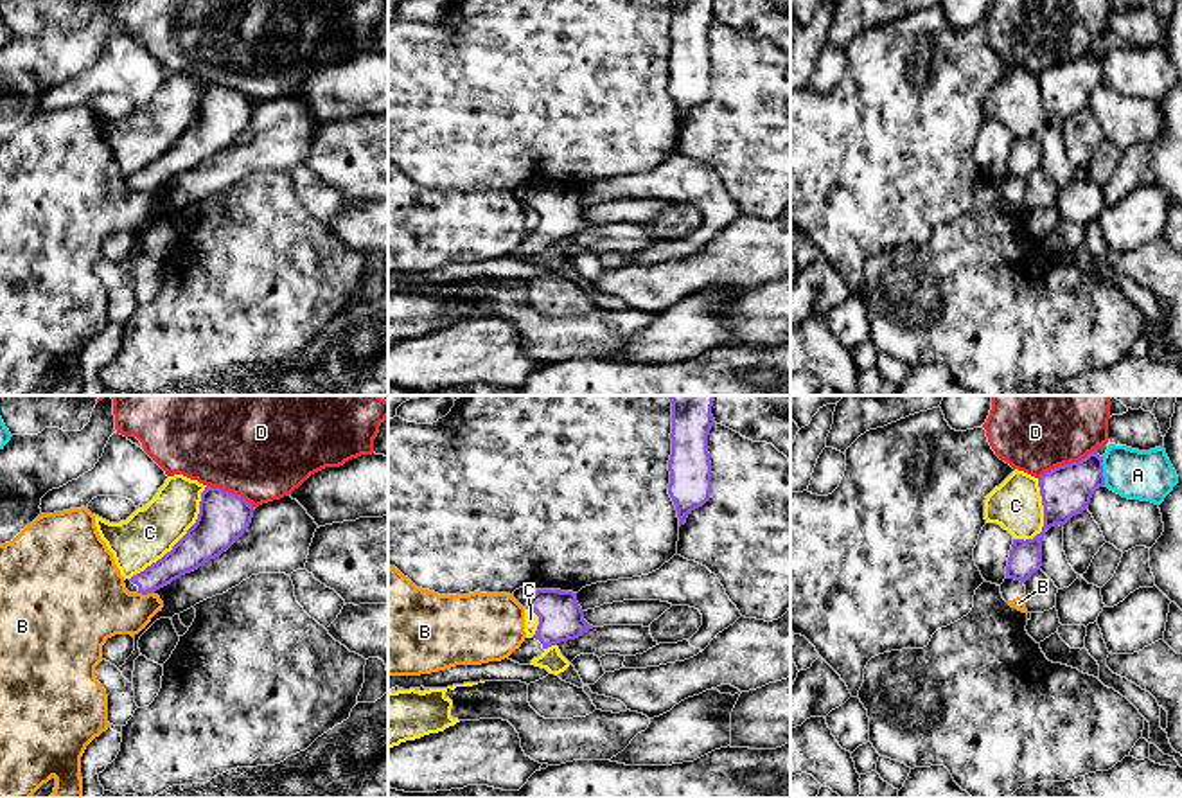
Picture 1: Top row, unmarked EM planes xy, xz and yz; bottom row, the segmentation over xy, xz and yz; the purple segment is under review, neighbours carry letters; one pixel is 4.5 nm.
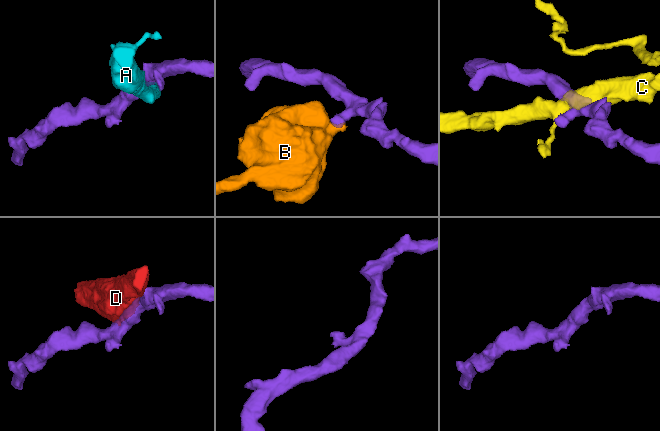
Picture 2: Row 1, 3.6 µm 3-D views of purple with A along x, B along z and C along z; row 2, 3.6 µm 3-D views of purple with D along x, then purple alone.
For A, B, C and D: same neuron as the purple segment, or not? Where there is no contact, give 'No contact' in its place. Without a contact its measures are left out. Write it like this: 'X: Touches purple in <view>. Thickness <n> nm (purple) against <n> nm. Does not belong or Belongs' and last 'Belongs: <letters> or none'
A: Touches purple in yz. Thickness 220 nm (purple) against 220 nm. Does not belong
B: Touches purple in xy. Thickness 140 nm (purple) against 340 nm. Does not belong
C: Touches purple in xy. Thickness 220 nm (purple) against 240 nm. Does not belong
D: Touches purple in yz. Thickness 220 nm (purple) against 480 nm. Does not belong
Belongs: none

